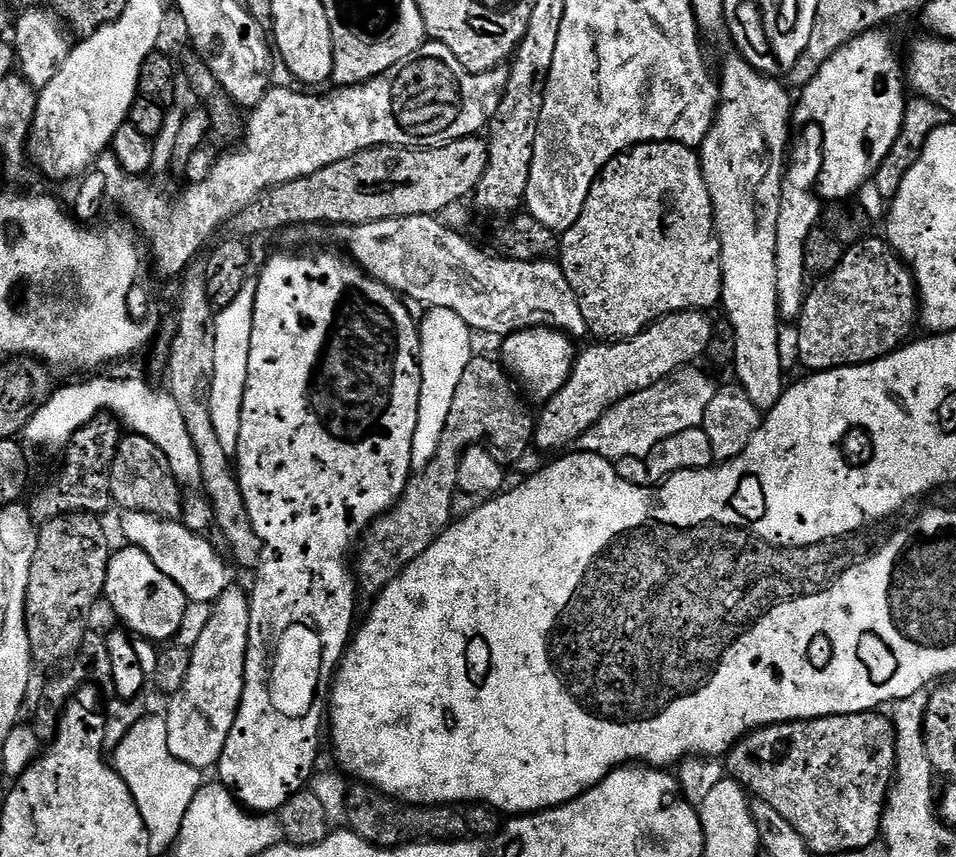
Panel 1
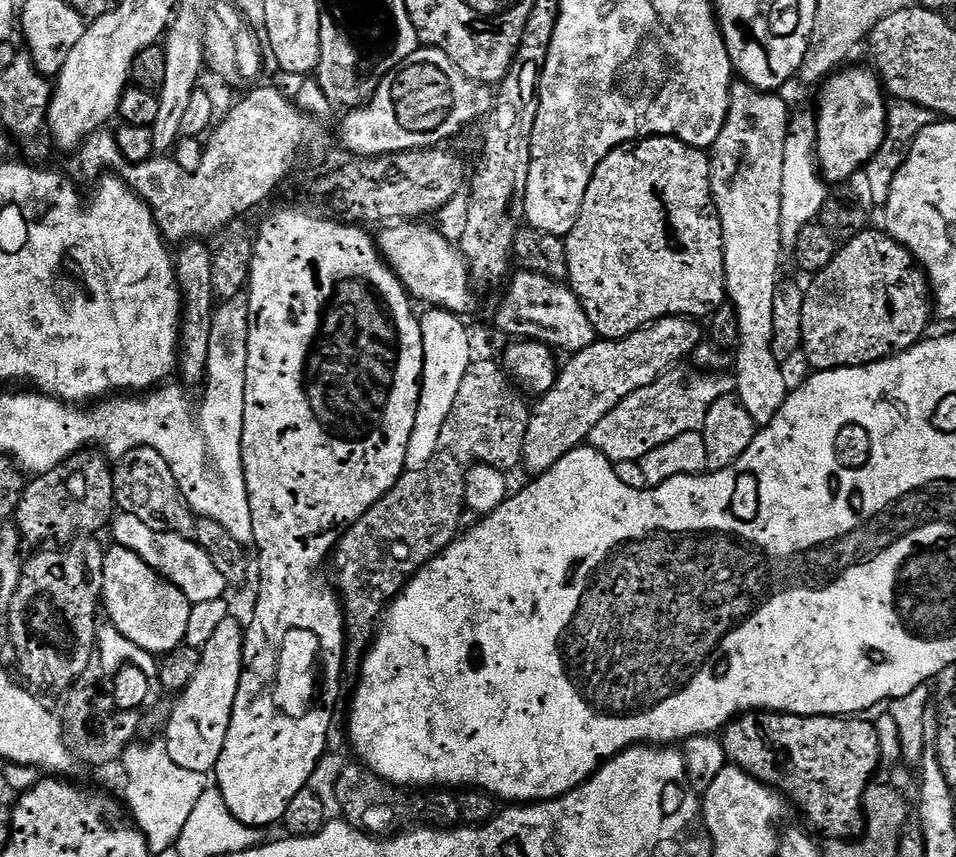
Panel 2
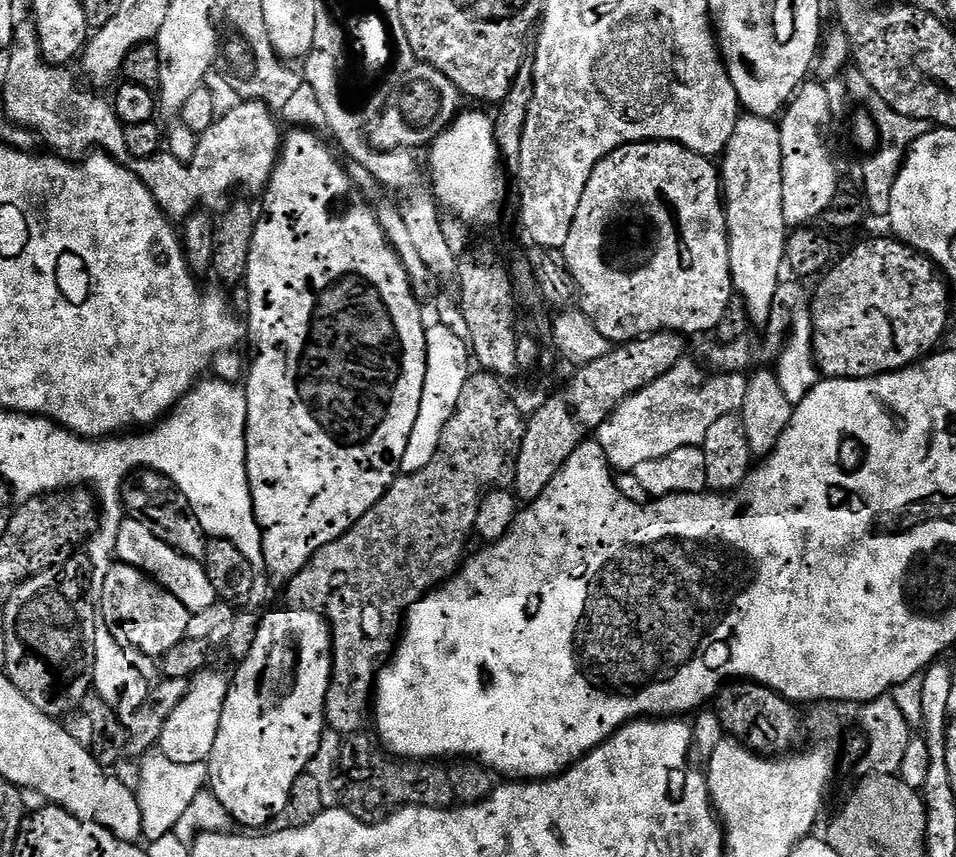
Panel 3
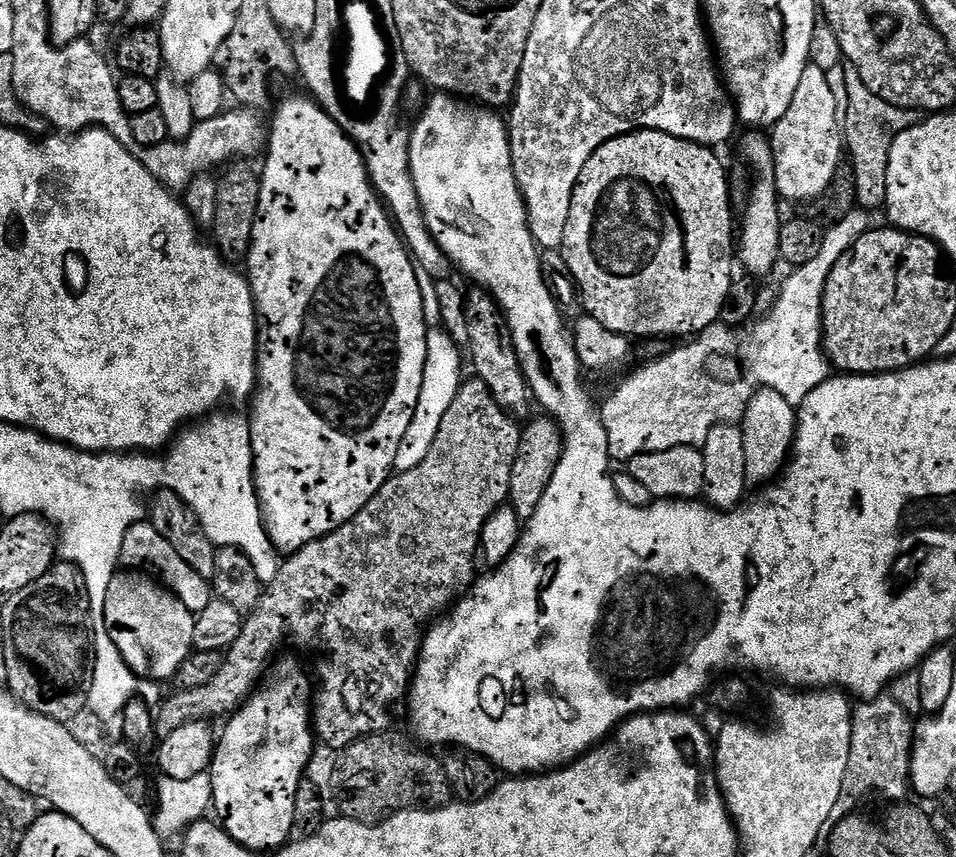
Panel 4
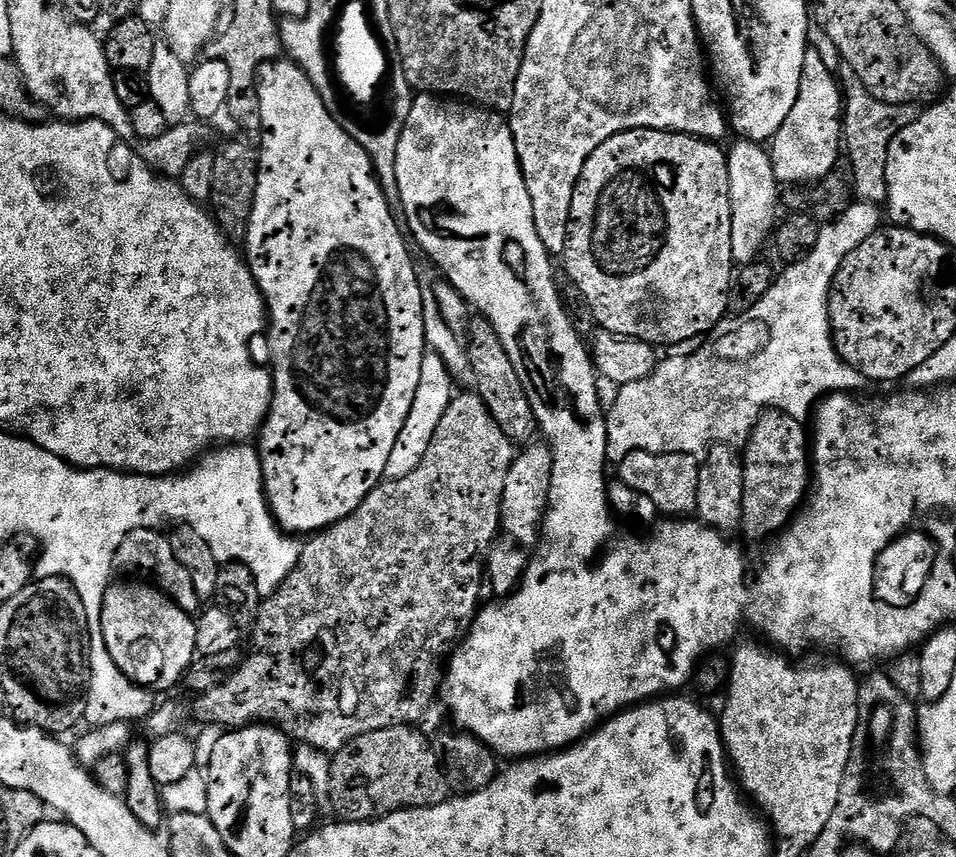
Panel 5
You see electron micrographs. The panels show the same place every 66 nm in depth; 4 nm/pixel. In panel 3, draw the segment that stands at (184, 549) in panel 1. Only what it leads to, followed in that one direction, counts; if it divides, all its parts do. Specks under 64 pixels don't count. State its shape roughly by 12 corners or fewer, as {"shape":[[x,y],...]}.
{"shape":[[142,520],[120,523],[115,559],[189,614],[218,603],[203,563]]}

